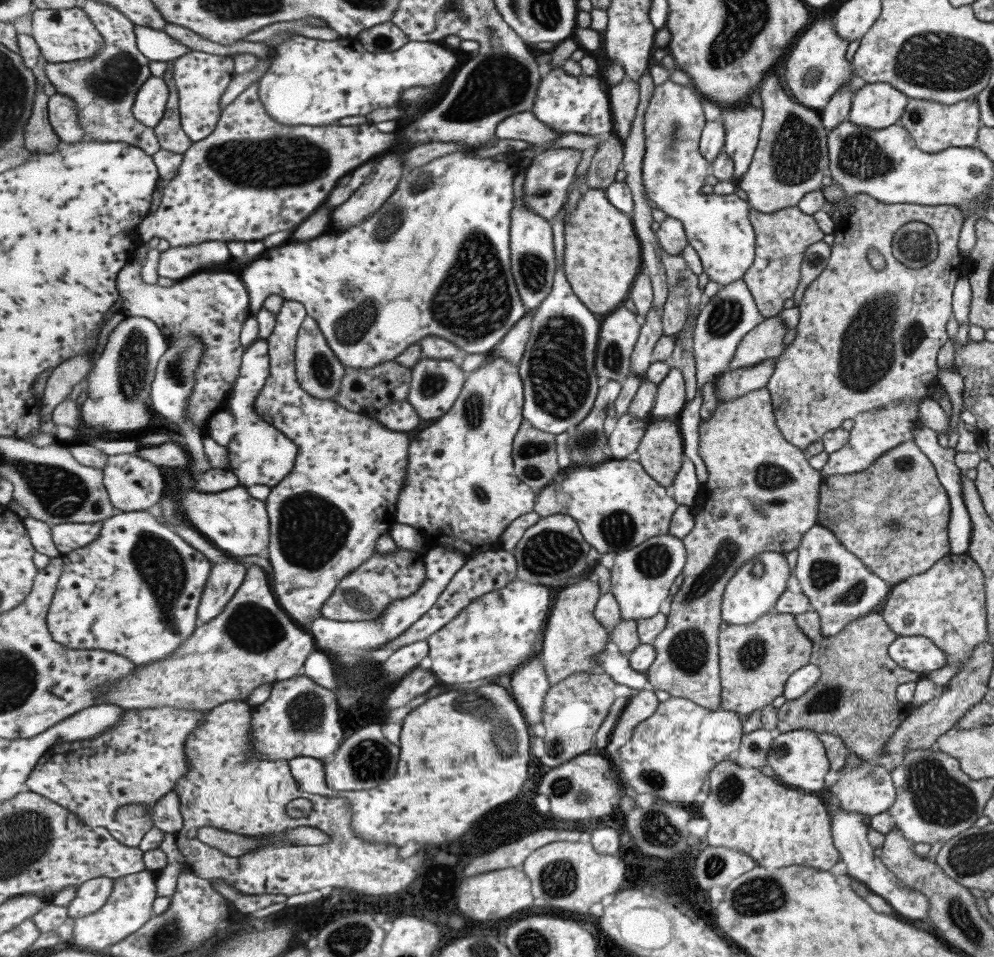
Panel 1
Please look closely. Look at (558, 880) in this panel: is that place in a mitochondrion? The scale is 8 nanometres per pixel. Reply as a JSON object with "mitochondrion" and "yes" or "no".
{"mitochondrion":"yes"}

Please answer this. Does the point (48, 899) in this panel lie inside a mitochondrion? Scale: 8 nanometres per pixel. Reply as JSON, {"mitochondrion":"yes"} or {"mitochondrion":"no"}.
{"mitochondrion":"no"}

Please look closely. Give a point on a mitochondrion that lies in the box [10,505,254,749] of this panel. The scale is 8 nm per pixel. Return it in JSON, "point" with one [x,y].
{"point":[162,569]}

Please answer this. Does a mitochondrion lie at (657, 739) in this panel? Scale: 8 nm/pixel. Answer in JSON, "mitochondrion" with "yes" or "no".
{"mitochondrion":"no"}

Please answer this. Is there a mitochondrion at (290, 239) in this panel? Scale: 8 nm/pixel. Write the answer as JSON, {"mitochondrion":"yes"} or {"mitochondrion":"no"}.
{"mitochondrion":"no"}

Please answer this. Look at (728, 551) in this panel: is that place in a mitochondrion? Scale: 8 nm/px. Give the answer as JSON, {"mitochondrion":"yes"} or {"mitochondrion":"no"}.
{"mitochondrion":"yes"}

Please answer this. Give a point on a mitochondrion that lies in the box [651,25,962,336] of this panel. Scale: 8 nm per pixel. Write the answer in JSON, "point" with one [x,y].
{"point":[796,153]}

